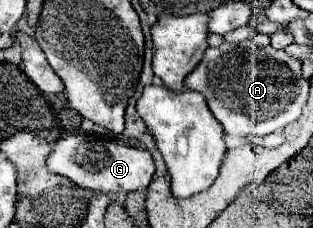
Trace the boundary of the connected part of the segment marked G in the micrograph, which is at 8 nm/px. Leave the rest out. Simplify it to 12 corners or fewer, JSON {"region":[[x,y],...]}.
{"region":[[99,135],[59,139],[47,169],[81,189],[131,193],[151,153]]}

